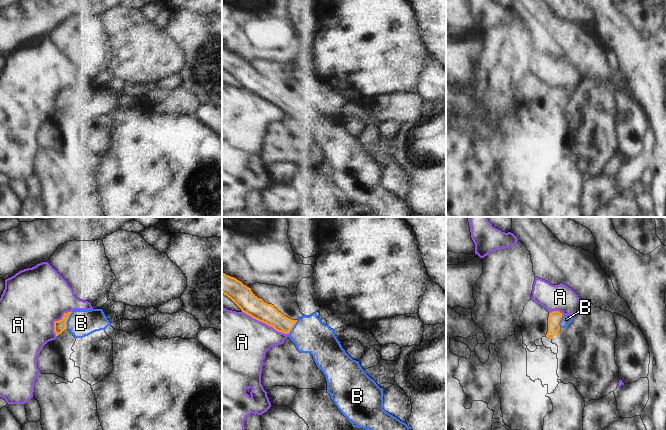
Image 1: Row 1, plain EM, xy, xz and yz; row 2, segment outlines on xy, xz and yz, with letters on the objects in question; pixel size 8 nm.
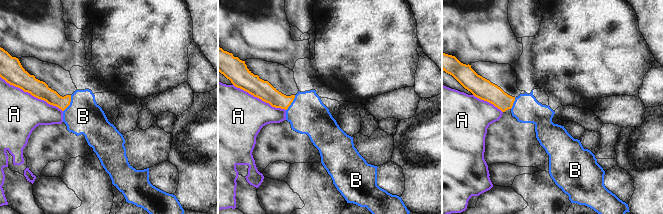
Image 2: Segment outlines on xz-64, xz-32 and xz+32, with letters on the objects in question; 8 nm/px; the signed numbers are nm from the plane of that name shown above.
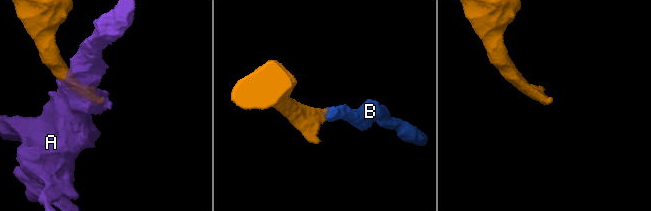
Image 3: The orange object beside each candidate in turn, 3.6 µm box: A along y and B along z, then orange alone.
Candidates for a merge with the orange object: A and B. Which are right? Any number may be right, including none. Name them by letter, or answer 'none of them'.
B

